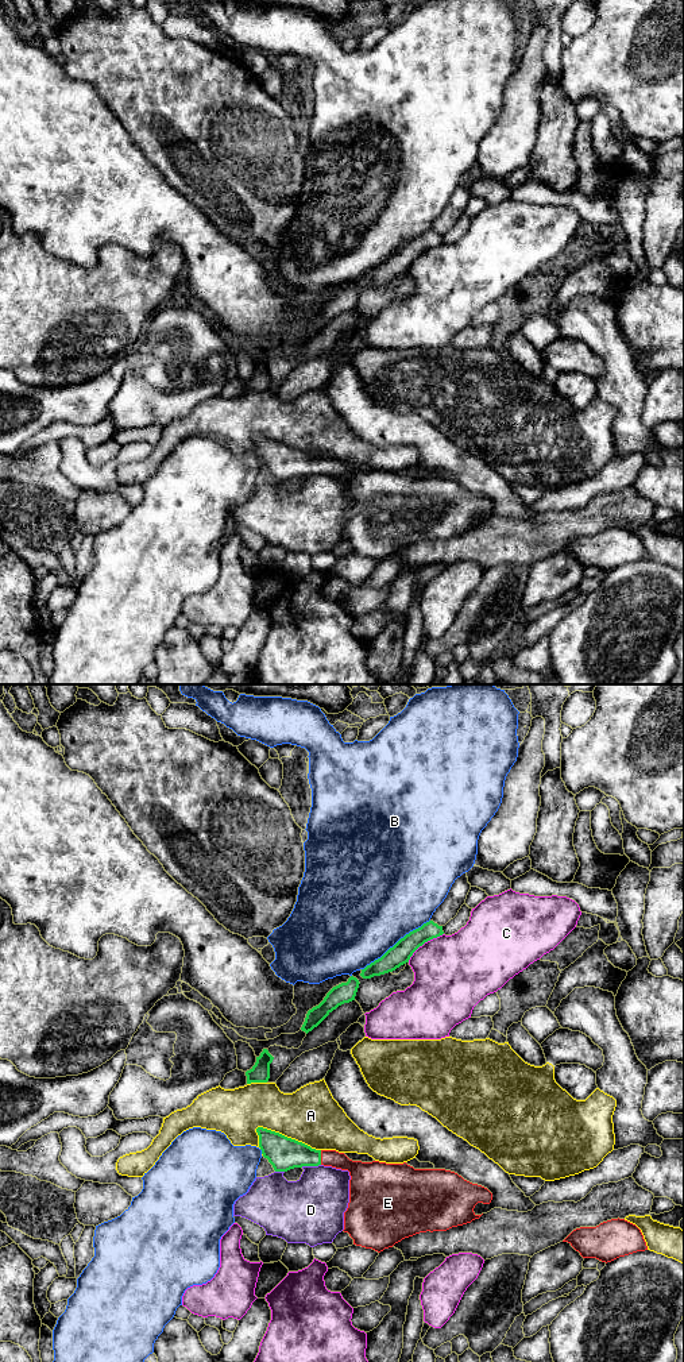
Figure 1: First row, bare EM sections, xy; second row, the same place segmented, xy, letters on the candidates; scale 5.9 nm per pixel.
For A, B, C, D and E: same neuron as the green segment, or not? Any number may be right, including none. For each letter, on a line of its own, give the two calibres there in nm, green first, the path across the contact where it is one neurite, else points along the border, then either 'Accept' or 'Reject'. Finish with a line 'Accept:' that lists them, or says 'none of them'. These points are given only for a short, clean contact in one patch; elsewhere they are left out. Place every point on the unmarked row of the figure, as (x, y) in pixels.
A: Thickness 200 nm (green) against 340 nm. Reject
B: Thickness 120 nm (green) against 500 nm. Reject
C: Thickness 120 nm (green) against 460 nm. Reject
D: Thickness 200 nm (green) against 380 nm. Boundary: xy (320, 473), (301, 475). Reject
E: Thickness 200 nm (green) against 120 nm. Path across: xy (283, 462), (320, 466), (339, 469), (359, 481). Accept
Accept: E

